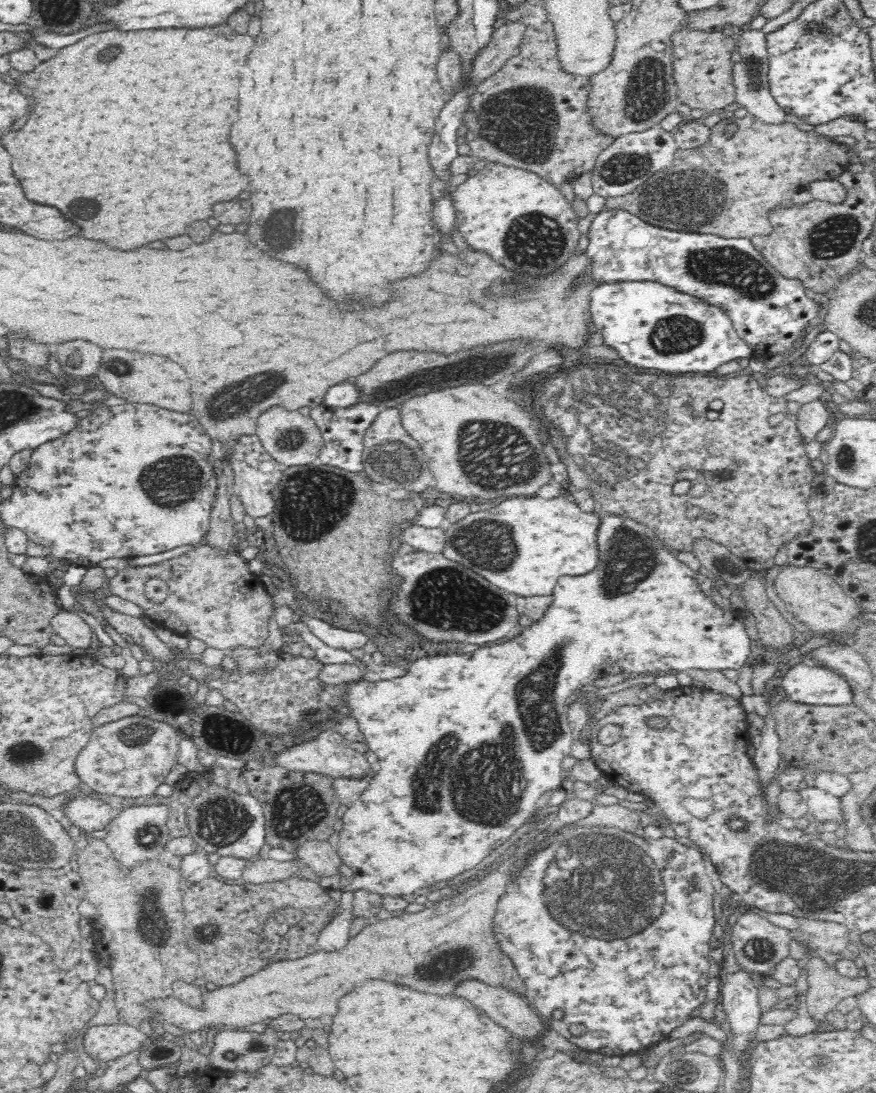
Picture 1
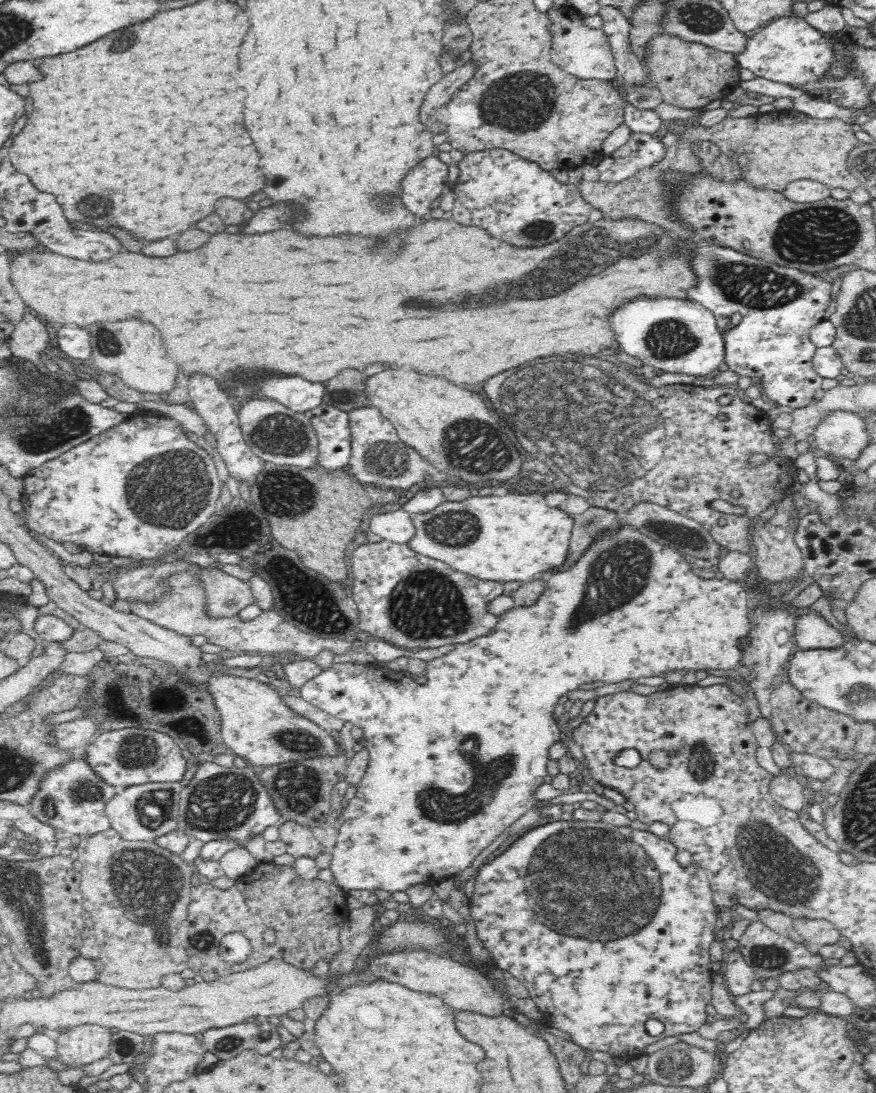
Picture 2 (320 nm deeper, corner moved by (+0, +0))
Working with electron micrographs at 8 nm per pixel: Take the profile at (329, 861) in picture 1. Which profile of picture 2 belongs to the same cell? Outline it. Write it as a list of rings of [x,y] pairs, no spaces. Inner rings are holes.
[[[285,822],[279,824],[278,828],[280,839],[294,859],[303,857],[315,859],[319,854],[323,854],[322,844],[318,842],[310,827],[300,826],[295,822]]]

